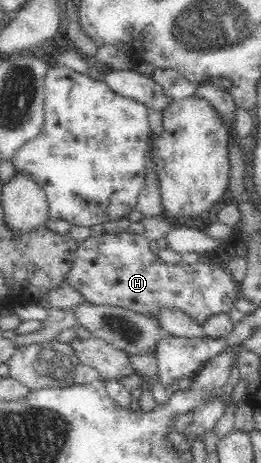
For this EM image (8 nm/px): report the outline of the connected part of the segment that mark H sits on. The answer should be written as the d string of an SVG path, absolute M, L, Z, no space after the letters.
M128 230L116 233L104 231L99 236L90 236L77 242L75 256L70 269L67 271L65 282L80 293L84 302L94 305L123 307L128 311L133 311L158 322L160 322L159 315L162 309L176 309L201 324L213 315L229 313L236 309L236 301L240 297L238 283L222 267L199 261L193 264L184 261L166 263L150 249L150 241L144 233Z

